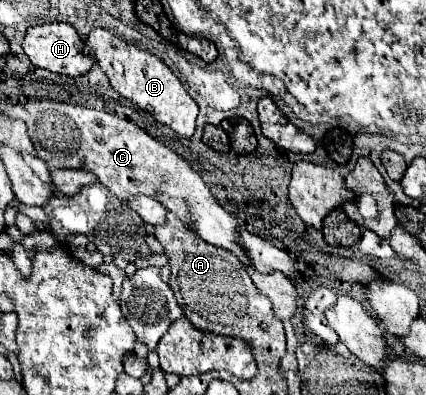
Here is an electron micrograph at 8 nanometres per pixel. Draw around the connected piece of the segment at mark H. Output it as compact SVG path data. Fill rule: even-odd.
M52 22L52 24L28 28L24 42L22 42L22 48L34 66L46 68L50 72L66 74L66 76L82 76L94 64L94 56L84 54L84 40L78 36L74 26L64 24L64 22Z

